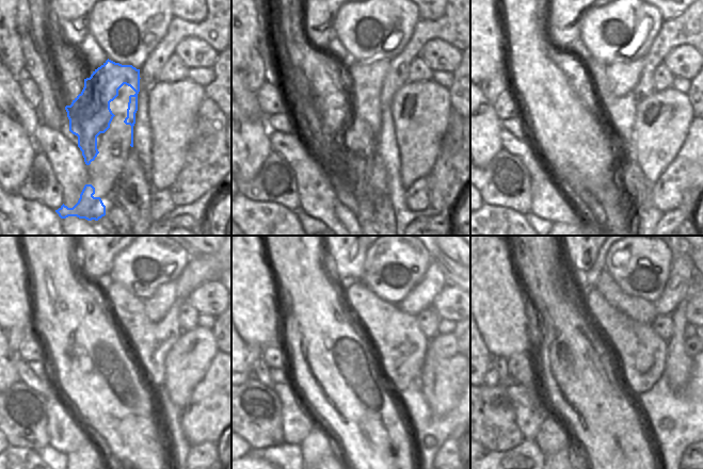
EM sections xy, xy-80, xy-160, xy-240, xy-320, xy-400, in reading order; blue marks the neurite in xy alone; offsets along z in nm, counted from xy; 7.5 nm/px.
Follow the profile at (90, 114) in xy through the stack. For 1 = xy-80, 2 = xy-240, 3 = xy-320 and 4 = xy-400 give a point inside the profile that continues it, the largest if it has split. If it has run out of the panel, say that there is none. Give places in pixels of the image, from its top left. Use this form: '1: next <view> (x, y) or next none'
1: next xy-80 (371, 74)
2: next xy-240 (156, 307)
3: next xy-320 (433, 281)
4: next xy-400 (682, 272)

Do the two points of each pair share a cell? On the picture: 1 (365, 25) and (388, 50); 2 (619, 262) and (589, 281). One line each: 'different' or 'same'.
1: same
2: different

